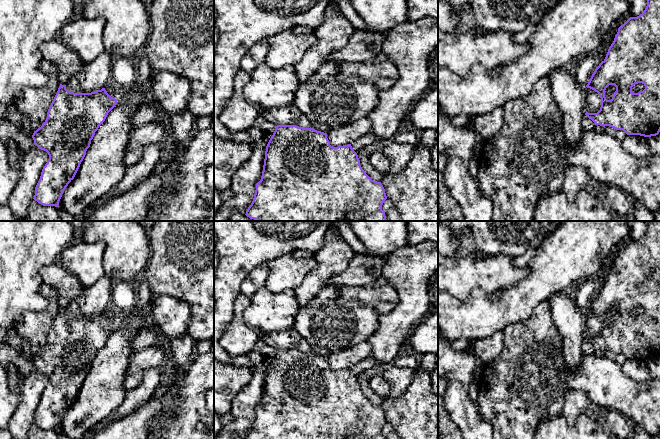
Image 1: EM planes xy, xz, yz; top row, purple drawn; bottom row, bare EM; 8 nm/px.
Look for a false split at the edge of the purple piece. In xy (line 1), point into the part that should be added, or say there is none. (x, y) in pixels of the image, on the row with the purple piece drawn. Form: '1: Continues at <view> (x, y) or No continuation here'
1: No continuation here

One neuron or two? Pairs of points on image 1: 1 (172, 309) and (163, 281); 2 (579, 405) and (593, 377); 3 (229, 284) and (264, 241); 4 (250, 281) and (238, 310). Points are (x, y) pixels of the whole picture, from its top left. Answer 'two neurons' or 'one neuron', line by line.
1: two neurons
2: two neurons
3: one neuron
4: two neurons

